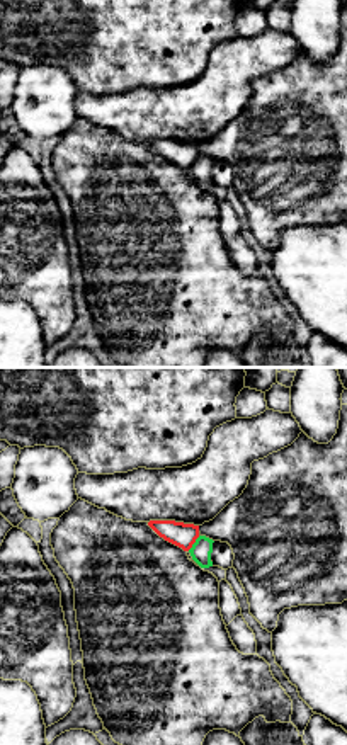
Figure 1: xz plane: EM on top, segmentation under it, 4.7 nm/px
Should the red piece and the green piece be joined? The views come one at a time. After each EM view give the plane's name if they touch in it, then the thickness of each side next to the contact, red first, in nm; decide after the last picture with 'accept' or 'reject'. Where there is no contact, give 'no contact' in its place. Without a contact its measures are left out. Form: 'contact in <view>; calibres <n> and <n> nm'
contact in xz; calibres 120 and 100 nm

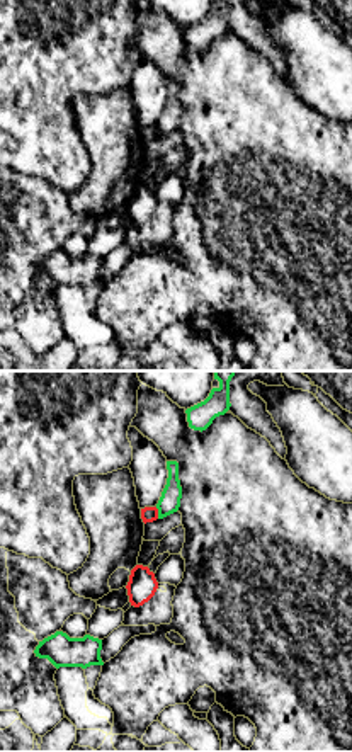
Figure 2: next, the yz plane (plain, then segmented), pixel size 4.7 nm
contact in yz; calibres 80 and 100 nm

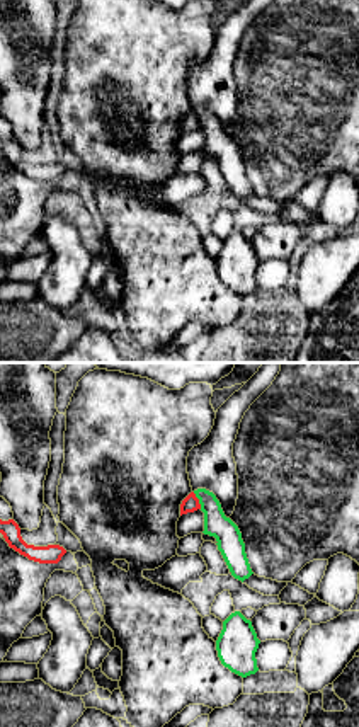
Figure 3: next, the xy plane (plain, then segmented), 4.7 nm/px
contact in xy; calibres 80 and 120 nm

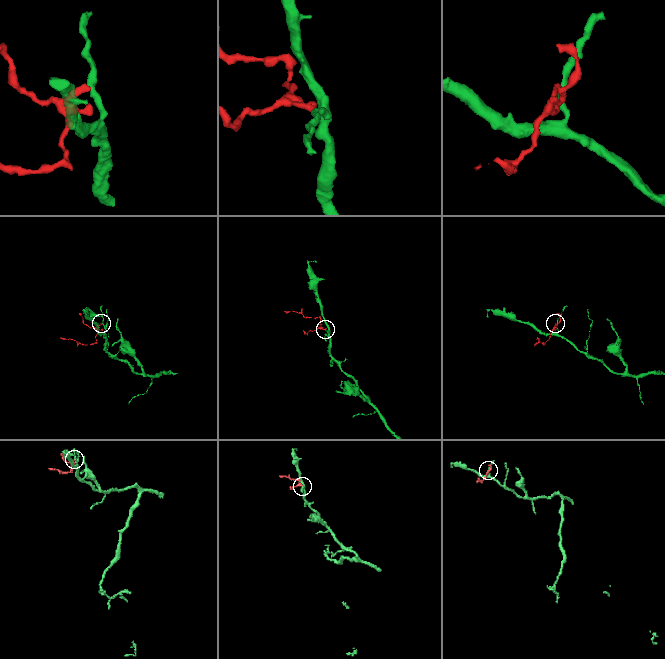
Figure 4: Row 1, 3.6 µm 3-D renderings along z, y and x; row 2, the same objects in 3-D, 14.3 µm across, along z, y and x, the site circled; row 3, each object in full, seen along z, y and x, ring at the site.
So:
reject

